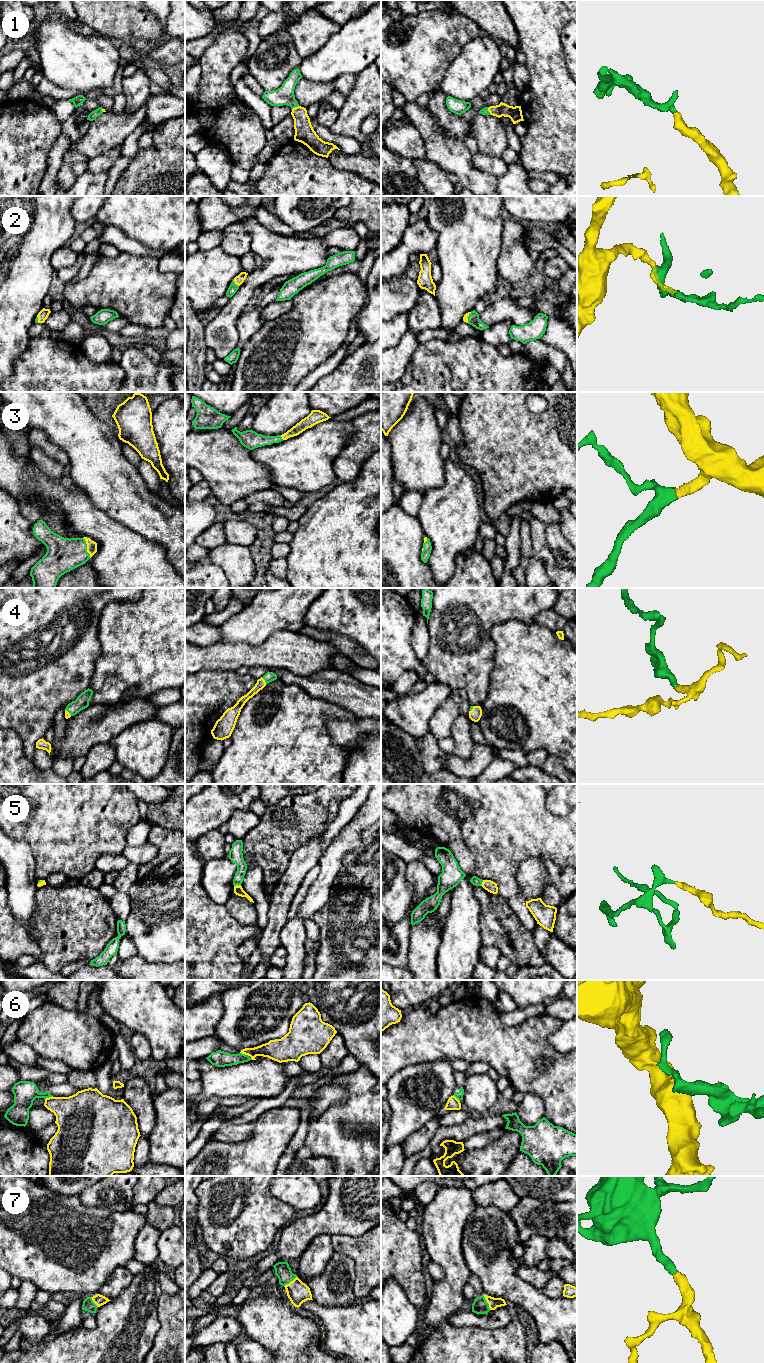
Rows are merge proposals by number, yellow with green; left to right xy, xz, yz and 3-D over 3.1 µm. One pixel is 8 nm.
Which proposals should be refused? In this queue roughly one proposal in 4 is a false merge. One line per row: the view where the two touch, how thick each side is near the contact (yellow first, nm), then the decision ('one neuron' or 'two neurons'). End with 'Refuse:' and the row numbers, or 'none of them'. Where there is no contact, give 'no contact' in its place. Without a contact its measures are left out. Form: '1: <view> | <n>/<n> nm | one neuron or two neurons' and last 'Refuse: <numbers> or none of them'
1: yz | 110/60 nm | one neuron
2: xz | 70/70 nm | one neuron
3: xy | 80/280 nm | one neuron
4: xz | 70/80 nm | one neuron
5: xz | 80/110 nm | one neuron
6: xz | 160/130 nm | two neurons
7: yz | 80/130 nm | one neuron
Refuse: 6

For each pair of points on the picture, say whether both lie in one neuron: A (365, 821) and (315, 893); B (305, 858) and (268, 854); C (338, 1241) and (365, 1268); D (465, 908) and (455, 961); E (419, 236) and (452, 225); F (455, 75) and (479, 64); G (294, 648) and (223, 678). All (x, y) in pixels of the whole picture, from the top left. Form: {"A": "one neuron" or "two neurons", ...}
{"A": "one neuron", "B": "two neurons", "C": "one neuron", "D": "one neuron", "E": "two neurons", "F": "one neuron", "G": "two neurons"}

